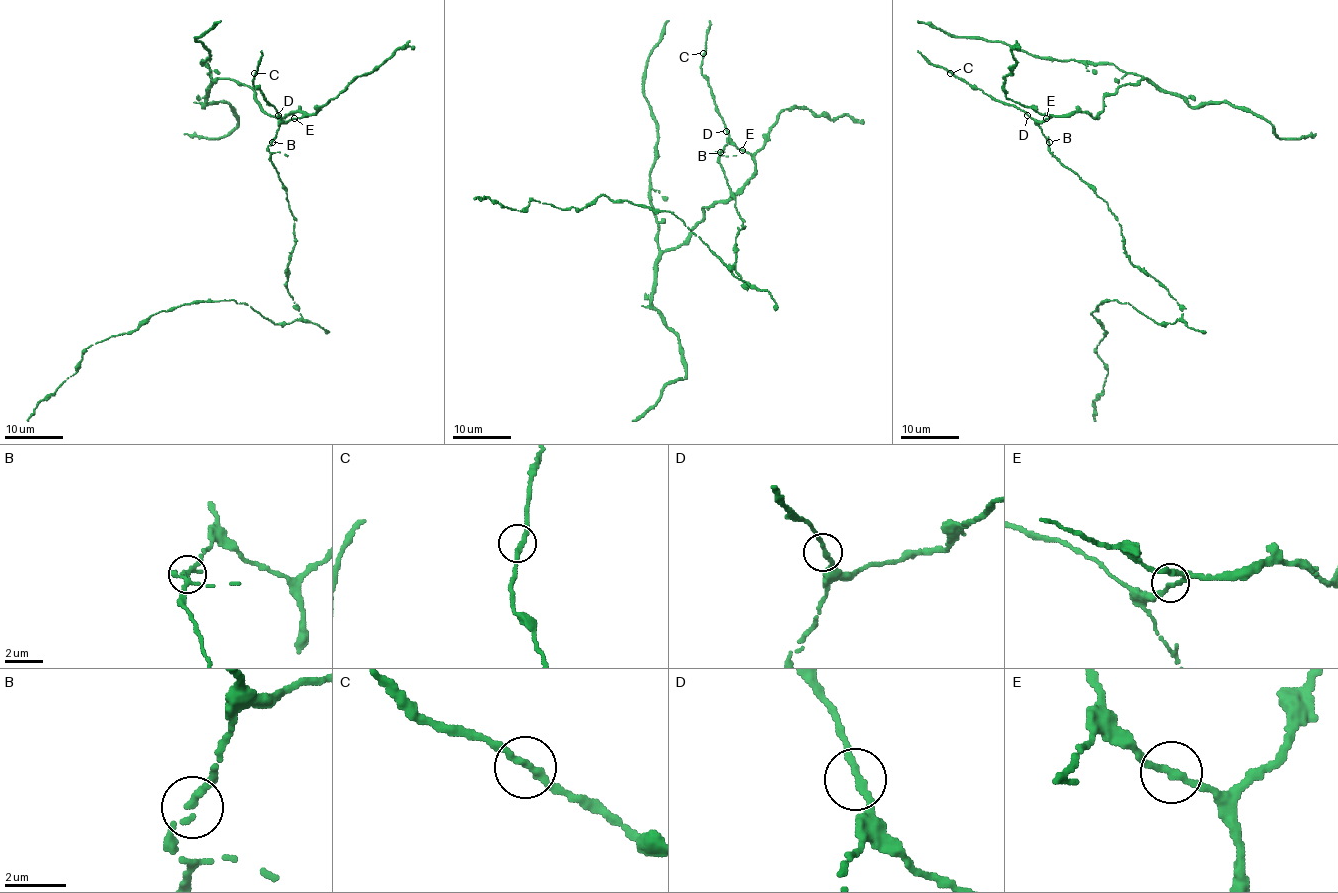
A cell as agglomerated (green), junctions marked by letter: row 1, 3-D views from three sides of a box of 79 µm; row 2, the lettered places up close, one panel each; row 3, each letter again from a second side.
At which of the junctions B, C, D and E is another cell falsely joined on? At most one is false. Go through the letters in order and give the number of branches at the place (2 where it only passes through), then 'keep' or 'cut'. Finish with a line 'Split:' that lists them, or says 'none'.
B: branches 2; cut
C: branches 2; keep
D: branches 2; keep
E: branches 2; keep
Split: B

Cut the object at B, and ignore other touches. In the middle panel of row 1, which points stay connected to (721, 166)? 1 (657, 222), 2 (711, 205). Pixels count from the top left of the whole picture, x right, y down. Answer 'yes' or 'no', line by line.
1: no
2: no

